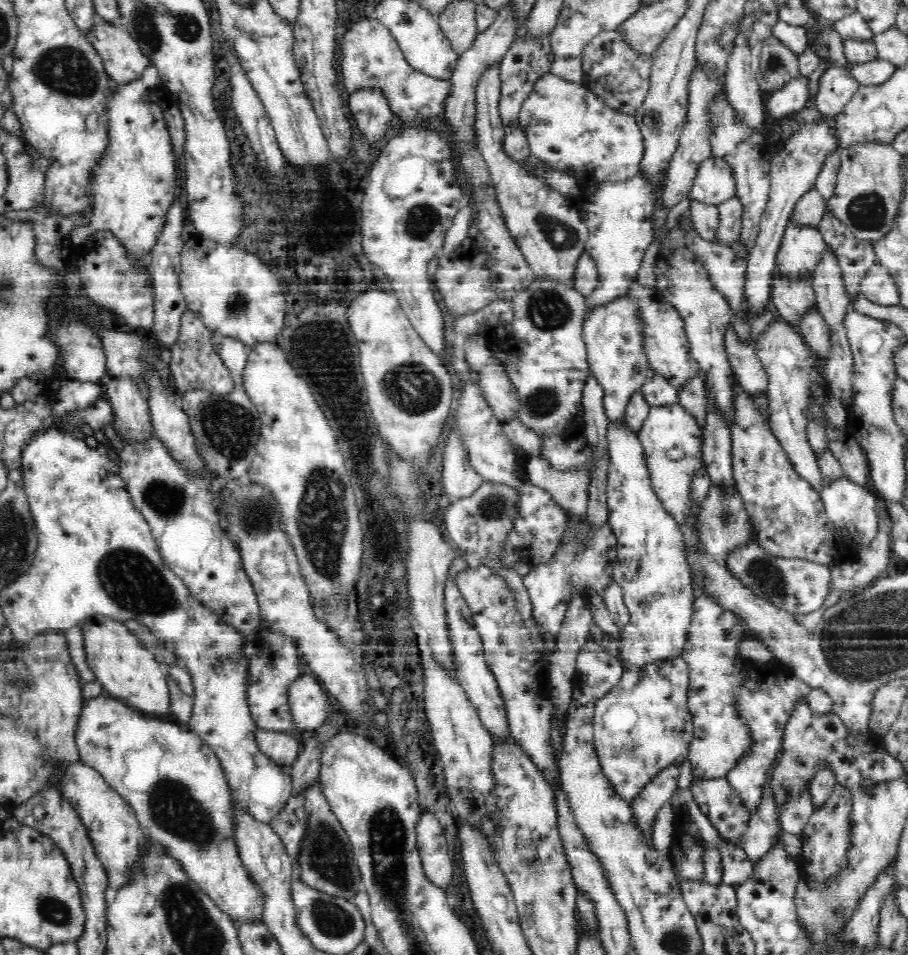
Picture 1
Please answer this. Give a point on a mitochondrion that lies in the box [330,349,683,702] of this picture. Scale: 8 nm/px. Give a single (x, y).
(410, 387)

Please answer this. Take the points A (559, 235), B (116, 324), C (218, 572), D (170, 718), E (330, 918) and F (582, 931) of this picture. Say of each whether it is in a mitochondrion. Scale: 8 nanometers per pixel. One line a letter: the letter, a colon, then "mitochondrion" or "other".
A: mitochondrion
B: other
C: other
D: other
E: mitochondrion
F: other

